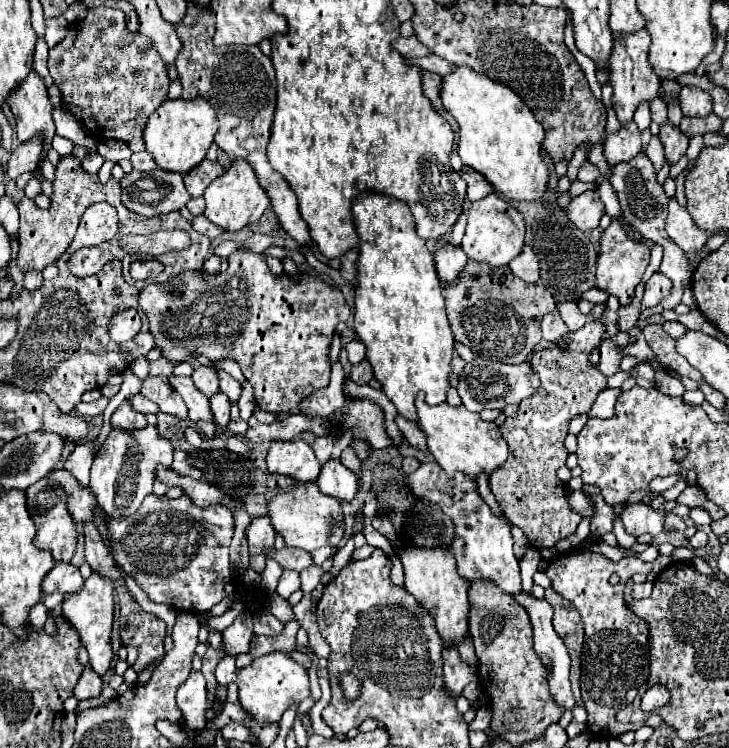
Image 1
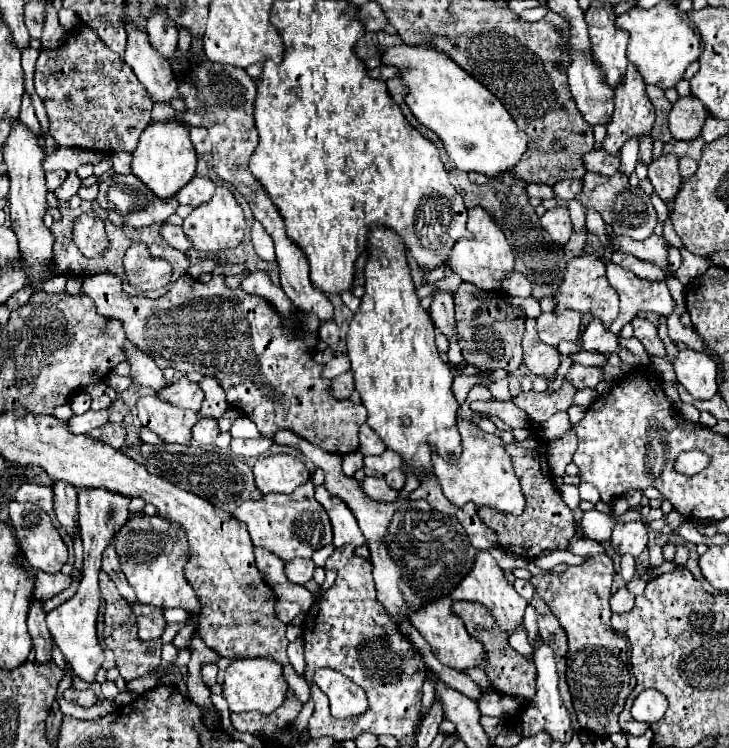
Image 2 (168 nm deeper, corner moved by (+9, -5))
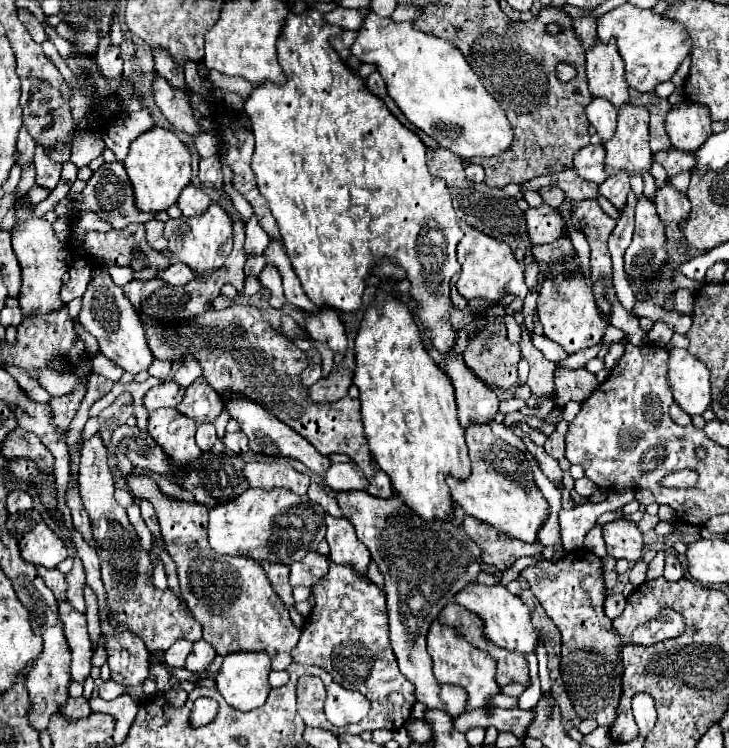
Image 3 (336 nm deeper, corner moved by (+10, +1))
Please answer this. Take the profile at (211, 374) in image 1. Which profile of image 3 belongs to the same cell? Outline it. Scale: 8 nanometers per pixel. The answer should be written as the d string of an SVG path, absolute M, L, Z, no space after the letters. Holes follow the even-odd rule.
M165 380L161 384L157 384L155 388L151 388L143 402L147 406L147 410L157 410L157 408L175 408L181 398L185 396L185 388L179 386L175 380Z

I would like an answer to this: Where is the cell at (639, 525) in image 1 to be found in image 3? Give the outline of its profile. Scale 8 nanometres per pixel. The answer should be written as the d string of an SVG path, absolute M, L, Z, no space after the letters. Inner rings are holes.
M625 518L613 520L603 526L603 538L607 544L607 554L613 558L625 558L629 562L635 562L643 556L643 536L635 522L629 522Z

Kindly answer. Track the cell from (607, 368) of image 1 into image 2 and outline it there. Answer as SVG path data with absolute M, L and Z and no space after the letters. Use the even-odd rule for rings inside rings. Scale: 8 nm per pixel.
M570 366L564 376L576 390L596 388L596 384L604 378L600 368L584 368L584 366Z

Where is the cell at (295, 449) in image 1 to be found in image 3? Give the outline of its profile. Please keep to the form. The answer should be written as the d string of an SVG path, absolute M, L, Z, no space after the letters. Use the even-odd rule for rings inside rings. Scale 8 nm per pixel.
M249 462L243 474L251 488L287 488L295 494L305 494L309 476L297 472L289 462Z

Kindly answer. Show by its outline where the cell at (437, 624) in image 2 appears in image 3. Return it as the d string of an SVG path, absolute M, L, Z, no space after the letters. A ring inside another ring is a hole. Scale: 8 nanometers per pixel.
M433 622L427 634L427 650L433 658L433 674L437 682L451 682L459 684L467 690L467 710L475 708L487 708L487 700L495 694L499 694L499 686L495 682L495 662L485 654L483 650L477 650L477 646L469 646L465 638L453 630L453 626L445 626L441 622Z

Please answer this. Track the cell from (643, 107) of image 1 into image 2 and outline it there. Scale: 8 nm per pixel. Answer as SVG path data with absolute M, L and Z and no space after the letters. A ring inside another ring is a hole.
M632 140L620 152L620 170L618 172L622 172L622 176L630 176L636 168L636 162L638 162L638 142Z

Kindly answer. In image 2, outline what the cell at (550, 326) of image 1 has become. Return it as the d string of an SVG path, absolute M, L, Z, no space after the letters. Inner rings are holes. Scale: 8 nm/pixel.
M528 318L524 324L522 350L524 350L524 364L534 376L550 378L556 374L560 366L560 352L554 346L546 346L544 342L540 342L536 334L536 322L532 318Z

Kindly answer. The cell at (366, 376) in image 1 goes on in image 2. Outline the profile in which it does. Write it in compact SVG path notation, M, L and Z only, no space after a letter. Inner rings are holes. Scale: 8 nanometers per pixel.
M352 370L336 376L330 380L330 394L336 400L346 400L350 394L354 392L354 378L352 378Z

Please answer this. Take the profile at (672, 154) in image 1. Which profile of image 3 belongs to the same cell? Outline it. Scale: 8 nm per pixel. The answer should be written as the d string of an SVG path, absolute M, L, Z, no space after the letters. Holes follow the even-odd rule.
M669 180L655 190L655 206L657 214L663 222L683 222L691 210L691 202L685 192L679 192Z

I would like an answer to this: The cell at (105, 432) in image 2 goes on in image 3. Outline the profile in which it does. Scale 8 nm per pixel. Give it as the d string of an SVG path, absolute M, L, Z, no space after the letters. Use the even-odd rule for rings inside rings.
M97 434L83 442L81 448L81 468L79 468L79 496L91 518L93 538L97 540L97 554L101 560L101 578L107 588L107 602L111 610L111 622L121 622L131 632L135 632L147 646L149 652L167 650L177 638L187 638L197 642L201 638L201 626L189 616L177 596L167 590L161 592L151 584L153 564L147 552L141 548L139 538L127 520L125 508L121 508L113 498L113 476L107 464L107 448Z

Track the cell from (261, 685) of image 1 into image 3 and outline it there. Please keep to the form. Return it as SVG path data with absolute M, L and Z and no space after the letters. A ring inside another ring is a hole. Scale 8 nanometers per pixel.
M235 652L225 656L223 666L215 678L215 684L225 702L229 702L229 706L247 712L267 702L271 690L269 672L271 672L271 658L265 652Z

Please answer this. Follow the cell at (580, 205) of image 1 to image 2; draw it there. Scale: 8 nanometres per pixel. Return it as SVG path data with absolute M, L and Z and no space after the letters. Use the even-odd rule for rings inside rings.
M552 208L544 212L544 216L540 216L540 224L560 246L564 246L572 236L572 222L566 208Z

